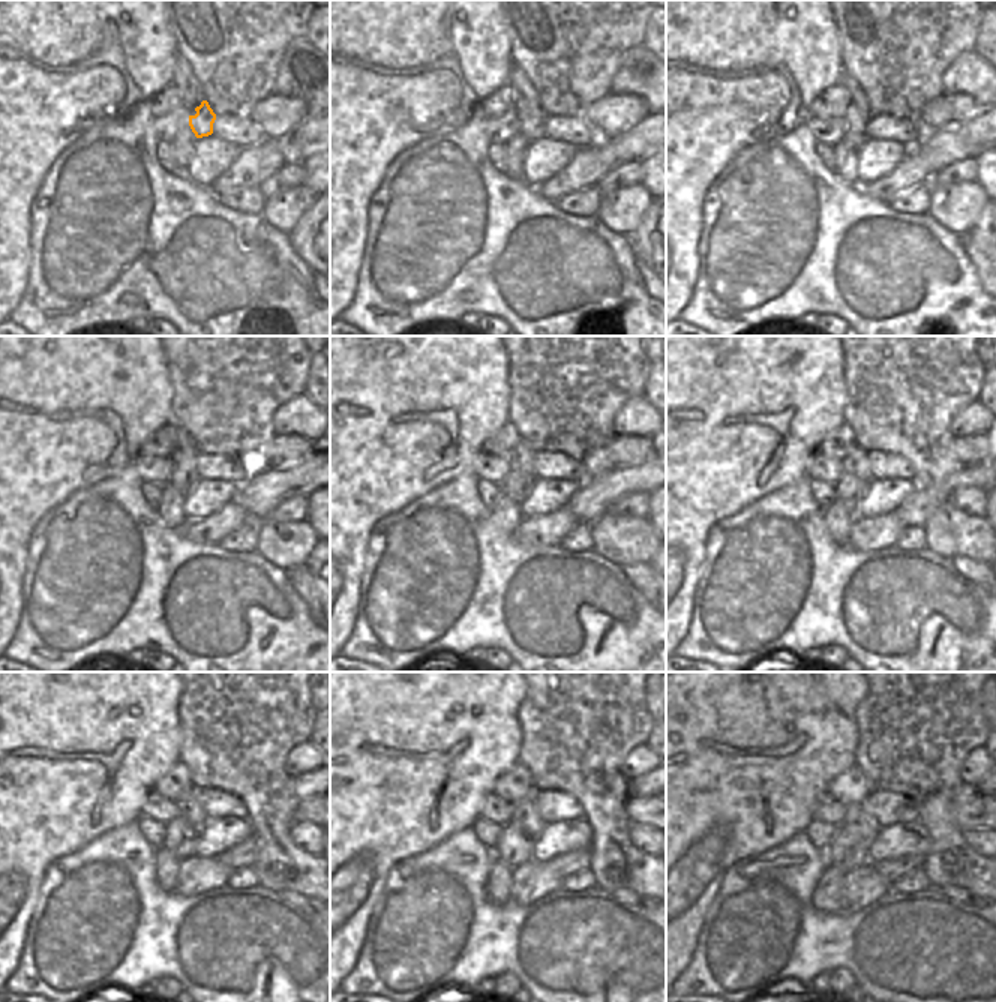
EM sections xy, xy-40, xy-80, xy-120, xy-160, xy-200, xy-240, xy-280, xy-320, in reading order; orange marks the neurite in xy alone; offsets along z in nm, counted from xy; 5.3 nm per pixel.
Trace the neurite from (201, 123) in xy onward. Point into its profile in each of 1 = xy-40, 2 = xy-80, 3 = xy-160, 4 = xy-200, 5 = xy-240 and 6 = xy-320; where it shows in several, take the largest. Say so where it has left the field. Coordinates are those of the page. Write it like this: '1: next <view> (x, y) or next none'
1: next xy-40 (533, 128)
2: next xy-80 (855, 135)
3: next xy-160 (516, 485)
4: next xy-200 (851, 489)
5: next xy-240 (180, 837)
6: next xy-320 (846, 851)

